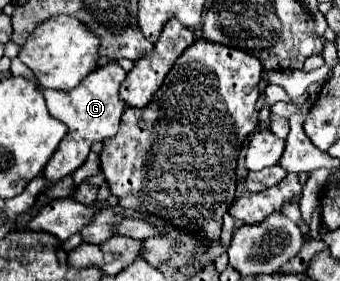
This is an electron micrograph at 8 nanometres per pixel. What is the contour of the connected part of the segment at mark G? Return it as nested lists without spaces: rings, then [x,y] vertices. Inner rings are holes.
[[[108,63],[108,65],[102,65],[102,67],[94,69],[92,73],[88,73],[80,81],[80,85],[76,85],[70,91],[52,91],[52,89],[42,91],[50,115],[68,127],[64,141],[60,141],[56,153],[52,155],[52,161],[48,161],[48,165],[44,167],[44,177],[48,181],[56,183],[62,177],[74,173],[86,161],[92,143],[104,141],[104,139],[116,135],[120,117],[126,109],[126,105],[118,97],[118,89],[124,79],[126,79],[126,71],[118,63]]]

